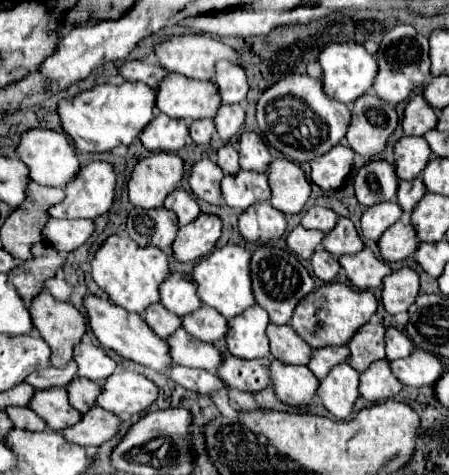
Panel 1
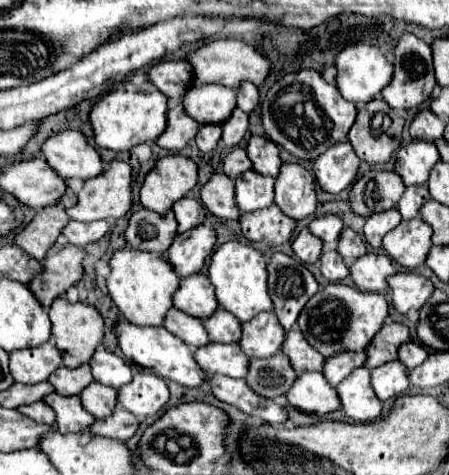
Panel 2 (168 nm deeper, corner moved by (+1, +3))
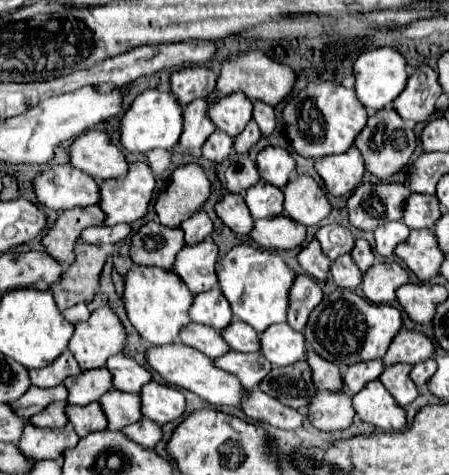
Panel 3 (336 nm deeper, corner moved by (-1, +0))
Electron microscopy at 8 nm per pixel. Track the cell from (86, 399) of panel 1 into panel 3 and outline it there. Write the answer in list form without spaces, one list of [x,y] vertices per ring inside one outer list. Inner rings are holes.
[[[113,390],[113,392],[107,392],[99,402],[105,408],[109,430],[121,430],[143,418],[139,394],[127,394],[127,392]]]

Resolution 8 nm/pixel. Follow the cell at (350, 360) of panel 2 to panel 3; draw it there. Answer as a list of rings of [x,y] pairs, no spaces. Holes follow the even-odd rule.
[[[371,360],[371,362],[365,362],[365,364],[355,364],[355,366],[349,366],[347,368],[347,374],[343,376],[343,382],[345,382],[345,390],[353,396],[357,394],[361,388],[365,388],[367,382],[371,380],[377,380],[381,374],[383,374],[385,366],[381,360]]]

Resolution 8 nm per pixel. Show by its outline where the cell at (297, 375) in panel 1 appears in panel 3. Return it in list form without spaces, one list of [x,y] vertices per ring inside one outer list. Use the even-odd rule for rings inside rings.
[[[317,392],[317,400],[309,406],[309,422],[323,432],[345,430],[353,424],[353,404],[351,396],[345,392]]]

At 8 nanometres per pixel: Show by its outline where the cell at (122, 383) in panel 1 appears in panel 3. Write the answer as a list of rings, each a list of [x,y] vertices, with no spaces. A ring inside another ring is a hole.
[[[149,382],[145,390],[141,390],[141,400],[143,400],[143,416],[157,422],[157,424],[167,424],[185,412],[185,396],[181,390],[169,384],[159,384],[159,382]]]

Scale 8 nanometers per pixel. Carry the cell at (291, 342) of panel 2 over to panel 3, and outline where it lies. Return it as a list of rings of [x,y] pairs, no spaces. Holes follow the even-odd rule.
[[[309,350],[307,362],[313,368],[313,382],[317,384],[319,390],[329,390],[329,392],[343,392],[345,390],[337,364],[323,360],[313,350]]]

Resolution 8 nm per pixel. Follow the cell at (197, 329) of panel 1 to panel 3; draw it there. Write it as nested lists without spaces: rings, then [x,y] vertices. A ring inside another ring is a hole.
[[[235,320],[229,328],[225,328],[225,332],[221,332],[225,342],[235,350],[235,352],[259,352],[261,350],[261,342],[259,342],[259,334],[245,322]]]

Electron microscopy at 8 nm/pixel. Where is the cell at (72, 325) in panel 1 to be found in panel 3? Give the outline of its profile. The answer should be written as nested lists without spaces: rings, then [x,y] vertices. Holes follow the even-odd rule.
[[[99,308],[87,322],[75,324],[69,350],[83,370],[103,368],[107,358],[121,354],[125,348],[125,328],[111,308]]]

